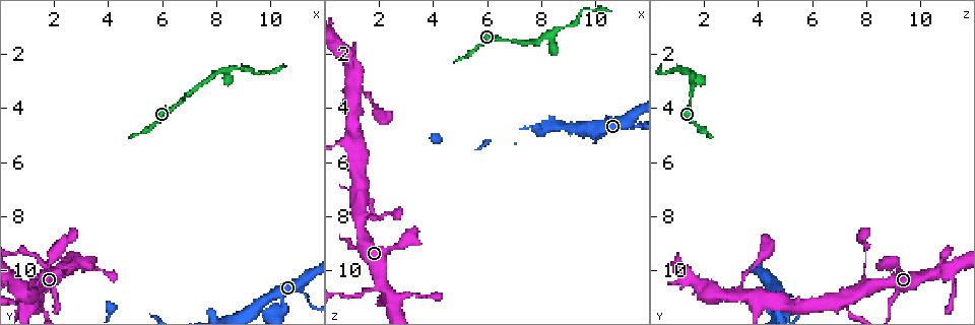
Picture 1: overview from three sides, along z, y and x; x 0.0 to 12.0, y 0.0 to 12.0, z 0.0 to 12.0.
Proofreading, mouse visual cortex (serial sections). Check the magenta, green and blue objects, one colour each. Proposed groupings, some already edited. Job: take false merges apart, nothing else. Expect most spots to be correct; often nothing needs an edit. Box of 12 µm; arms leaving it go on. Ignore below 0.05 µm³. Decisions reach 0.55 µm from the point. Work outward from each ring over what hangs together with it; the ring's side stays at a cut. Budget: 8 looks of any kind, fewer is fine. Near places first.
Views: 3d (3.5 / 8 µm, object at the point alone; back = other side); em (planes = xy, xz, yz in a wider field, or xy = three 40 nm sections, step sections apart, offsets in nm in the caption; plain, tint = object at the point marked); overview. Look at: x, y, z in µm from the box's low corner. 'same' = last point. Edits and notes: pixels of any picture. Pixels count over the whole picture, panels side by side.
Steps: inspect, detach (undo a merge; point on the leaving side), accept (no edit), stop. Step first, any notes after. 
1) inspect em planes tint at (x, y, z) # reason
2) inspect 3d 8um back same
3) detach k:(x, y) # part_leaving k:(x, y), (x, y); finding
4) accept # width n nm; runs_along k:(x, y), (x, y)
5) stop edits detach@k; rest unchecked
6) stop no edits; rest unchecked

inspect 3d 8um at (6.8, 3.7, 1.5) # a narrow waist

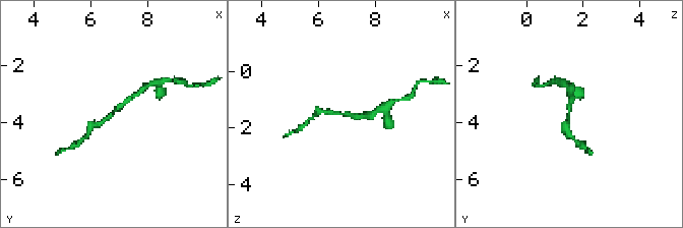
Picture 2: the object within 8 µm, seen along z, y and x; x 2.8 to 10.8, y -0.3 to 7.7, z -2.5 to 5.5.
inspect em planes tint at (6.8, 3.6, 1.5) # arm_widths 150, 200 nm

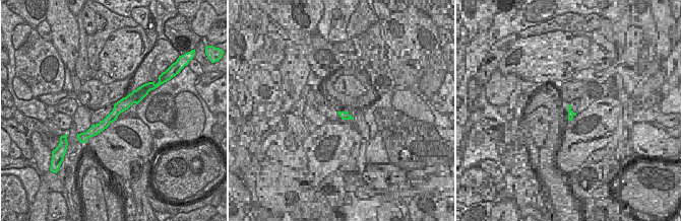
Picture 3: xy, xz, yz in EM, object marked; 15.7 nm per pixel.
accept # runs_along 3:(139, 93), (89, 133); continuous, no second cell

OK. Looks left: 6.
inspect 3d 3.5um at (8.3, 2.6, 1.3) # branch point

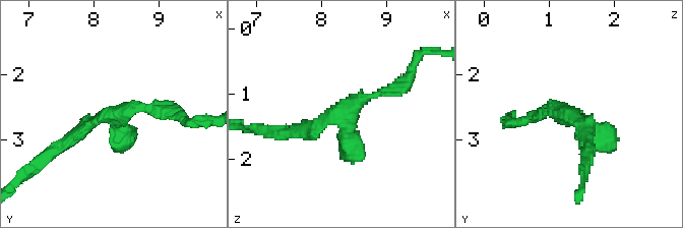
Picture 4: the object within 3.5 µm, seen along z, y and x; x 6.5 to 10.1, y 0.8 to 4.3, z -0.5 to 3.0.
inspect em xy step 1 tint at (8.30, 2.65, 1.30) # need the tissue

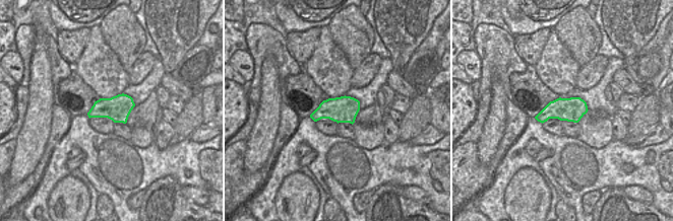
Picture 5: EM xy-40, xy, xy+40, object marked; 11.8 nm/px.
accept # runs_along 4:(290, 131), (402, 88); continuous, no second cell

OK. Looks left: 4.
inspect 3d 3.5um at (9.6, 11.3, 4.8) # three arms meet

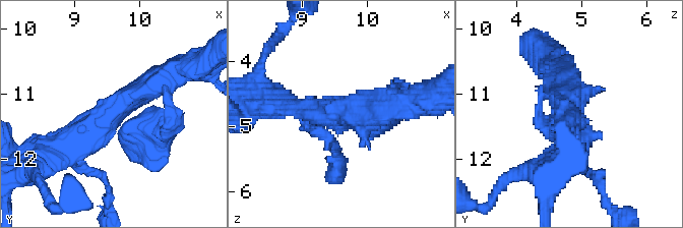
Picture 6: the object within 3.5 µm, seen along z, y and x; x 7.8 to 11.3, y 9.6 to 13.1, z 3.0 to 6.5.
inspect em planes tint at (9.55, 11.30, 4.80) # arms 3; arm_widths 300, 350, 450 nm

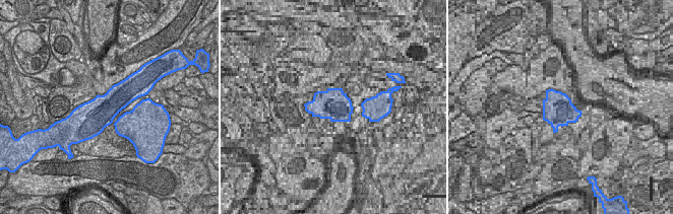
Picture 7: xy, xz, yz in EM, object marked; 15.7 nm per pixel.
accept # runs_along 6:(165, 76), (53, 149); one cell here

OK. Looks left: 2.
stop no edits; rest unchecked

